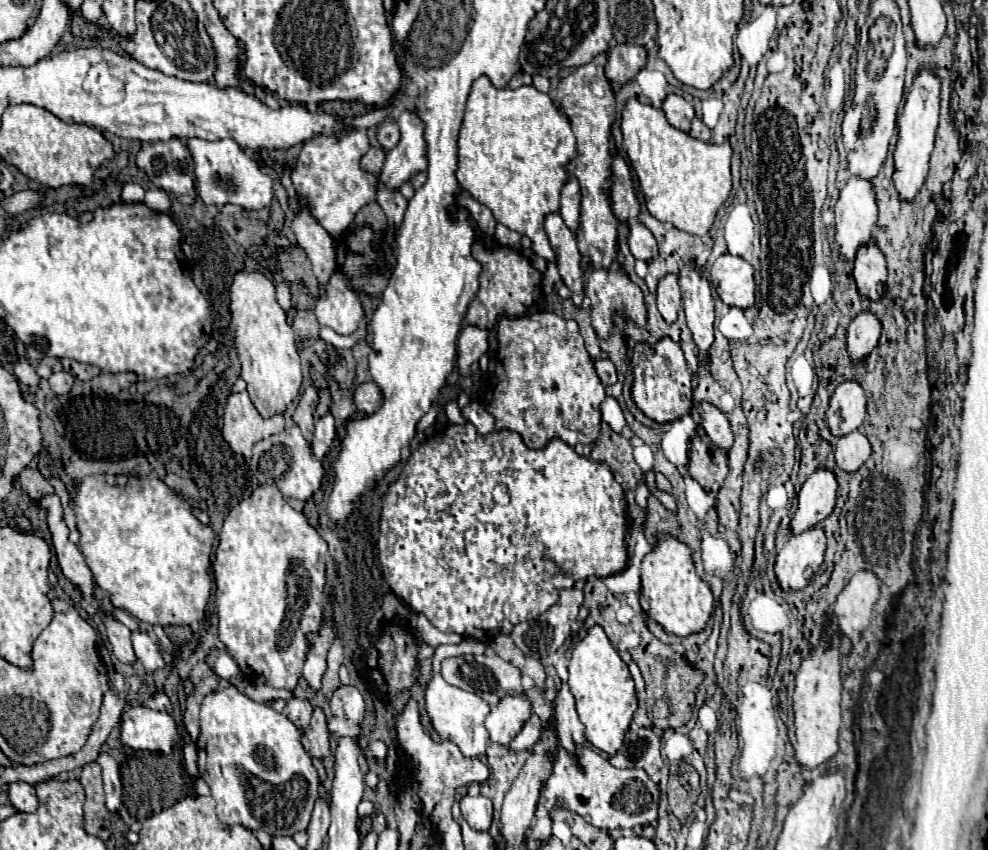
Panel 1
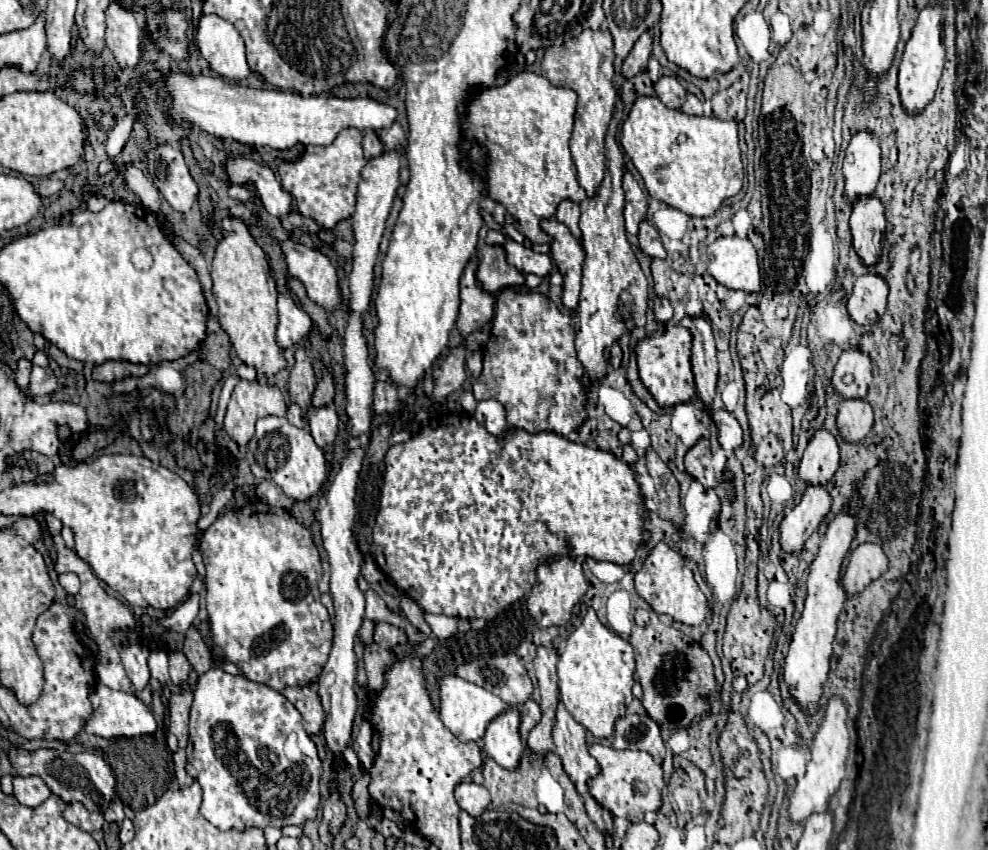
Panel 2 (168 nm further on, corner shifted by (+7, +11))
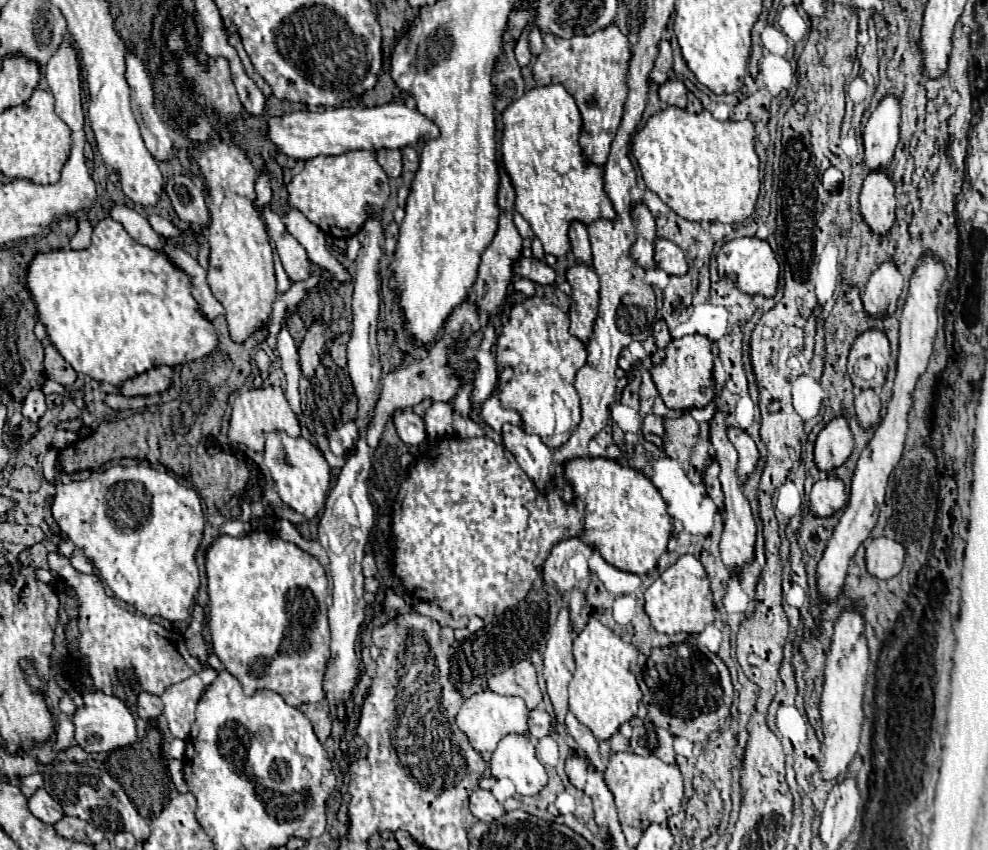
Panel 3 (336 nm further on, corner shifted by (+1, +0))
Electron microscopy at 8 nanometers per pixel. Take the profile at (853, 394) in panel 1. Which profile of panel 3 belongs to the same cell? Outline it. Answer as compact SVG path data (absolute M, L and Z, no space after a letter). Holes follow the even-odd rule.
M870 330L864 332L862 336L858 336L850 348L850 356L848 356L848 374L850 380L854 382L854 386L858 390L880 390L886 378L886 368L888 368L888 360L890 360L890 346L888 346L888 338L884 332L880 330ZM860 358L868 358L870 362L876 364L876 374L872 380L862 380L860 376L856 376L854 366Z

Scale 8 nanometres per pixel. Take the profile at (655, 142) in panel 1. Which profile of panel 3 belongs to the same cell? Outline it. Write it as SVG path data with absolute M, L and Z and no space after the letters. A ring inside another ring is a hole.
M668 106L648 118L642 130L634 134L632 154L640 166L642 178L654 194L666 202L680 218L692 222L742 222L754 212L760 192L758 156L754 152L754 126L752 122L718 122L710 112L690 114L676 106Z

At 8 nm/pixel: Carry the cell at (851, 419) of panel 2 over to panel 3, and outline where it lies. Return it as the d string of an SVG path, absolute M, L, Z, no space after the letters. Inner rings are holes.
M862 390L854 400L858 424L868 430L880 422L880 398L874 390Z

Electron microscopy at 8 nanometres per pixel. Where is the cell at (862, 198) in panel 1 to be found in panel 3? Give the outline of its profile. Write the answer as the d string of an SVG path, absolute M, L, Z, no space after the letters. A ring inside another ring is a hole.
M886 96L872 112L864 126L864 166L866 170L886 170L894 158L898 144L900 104L894 96Z

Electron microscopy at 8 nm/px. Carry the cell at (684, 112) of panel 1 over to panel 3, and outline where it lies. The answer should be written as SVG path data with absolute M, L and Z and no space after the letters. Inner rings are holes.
M668 80L666 84L660 86L660 100L668 106L678 106L686 108L686 86L680 80Z

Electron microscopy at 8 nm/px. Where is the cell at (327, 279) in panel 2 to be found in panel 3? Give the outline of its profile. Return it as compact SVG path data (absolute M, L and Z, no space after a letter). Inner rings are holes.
M270 206L264 208L262 216L268 226L268 234L276 242L276 250L280 254L280 260L282 260L282 266L284 266L288 278L292 282L308 280L312 276L312 272L310 272L310 260L308 260L304 246L292 234L286 232L284 222L280 220L280 216L276 212L270 210Z

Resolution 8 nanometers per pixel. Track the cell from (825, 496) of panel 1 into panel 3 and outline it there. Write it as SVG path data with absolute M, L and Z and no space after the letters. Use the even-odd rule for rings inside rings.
M838 416L818 434L814 444L814 464L820 472L832 474L848 460L852 448L854 440L848 428L848 420L844 416Z

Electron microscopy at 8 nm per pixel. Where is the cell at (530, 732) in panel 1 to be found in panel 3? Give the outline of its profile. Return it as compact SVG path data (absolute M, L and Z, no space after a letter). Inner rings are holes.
M534 708L534 710L530 712L530 716L528 716L530 736L532 736L534 740L548 736L548 732L550 732L550 722L552 722L552 718L550 718L550 714L548 714L546 710Z

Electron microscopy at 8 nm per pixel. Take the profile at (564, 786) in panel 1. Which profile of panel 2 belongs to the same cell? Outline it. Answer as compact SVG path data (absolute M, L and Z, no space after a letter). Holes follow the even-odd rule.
M592 745L590 755L596 757L602 767L600 775L592 779L592 797L600 799L600 803L604 803L614 817L628 817L632 823L638 823L646 813L654 813L662 807L662 789L666 785L664 771L652 755L646 751L620 751L606 745Z

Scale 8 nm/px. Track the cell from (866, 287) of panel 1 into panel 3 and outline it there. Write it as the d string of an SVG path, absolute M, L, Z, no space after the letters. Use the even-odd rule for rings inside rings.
M870 172L860 192L860 214L864 222L874 234L886 236L894 224L894 210L894 184L886 172Z

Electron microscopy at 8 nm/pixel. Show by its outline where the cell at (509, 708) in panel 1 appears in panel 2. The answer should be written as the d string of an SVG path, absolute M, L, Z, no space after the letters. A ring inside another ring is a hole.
M512 707L504 715L496 717L488 725L488 731L484 735L486 755L508 771L516 771L524 755L524 745L518 727L520 727L520 715Z

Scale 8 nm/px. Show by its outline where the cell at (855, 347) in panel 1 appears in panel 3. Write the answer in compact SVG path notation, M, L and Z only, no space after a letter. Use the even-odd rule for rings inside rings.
M882 264L868 280L862 304L868 316L888 318L896 312L896 302L902 292L902 274L894 264Z

